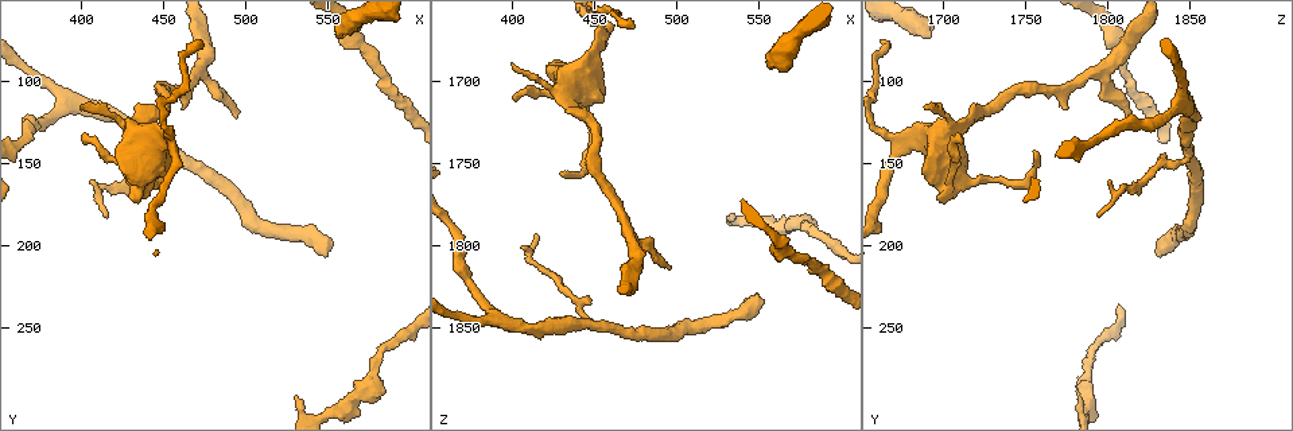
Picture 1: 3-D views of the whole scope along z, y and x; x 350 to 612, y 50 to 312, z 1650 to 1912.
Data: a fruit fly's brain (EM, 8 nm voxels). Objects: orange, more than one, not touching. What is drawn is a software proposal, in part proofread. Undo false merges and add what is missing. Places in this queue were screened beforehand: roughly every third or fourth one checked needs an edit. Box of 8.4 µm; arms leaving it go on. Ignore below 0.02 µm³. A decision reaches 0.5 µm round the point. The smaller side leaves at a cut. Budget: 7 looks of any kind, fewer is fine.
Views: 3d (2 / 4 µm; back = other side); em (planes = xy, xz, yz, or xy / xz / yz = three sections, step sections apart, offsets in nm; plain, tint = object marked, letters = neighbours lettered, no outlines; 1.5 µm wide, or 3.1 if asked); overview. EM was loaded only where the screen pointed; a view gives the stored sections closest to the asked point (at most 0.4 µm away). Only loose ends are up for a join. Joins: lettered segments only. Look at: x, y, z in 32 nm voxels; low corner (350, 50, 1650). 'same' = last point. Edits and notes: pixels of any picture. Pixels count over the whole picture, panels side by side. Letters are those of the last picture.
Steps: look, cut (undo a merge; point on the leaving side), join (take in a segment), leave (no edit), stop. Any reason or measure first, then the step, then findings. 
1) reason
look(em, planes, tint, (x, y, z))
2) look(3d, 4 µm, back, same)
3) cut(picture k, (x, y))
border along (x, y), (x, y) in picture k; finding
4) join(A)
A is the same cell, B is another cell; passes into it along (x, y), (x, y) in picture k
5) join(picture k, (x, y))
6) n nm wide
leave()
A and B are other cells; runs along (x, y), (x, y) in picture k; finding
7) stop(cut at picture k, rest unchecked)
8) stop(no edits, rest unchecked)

an open end
look(em, planes, letters, (556, 74, 1690))

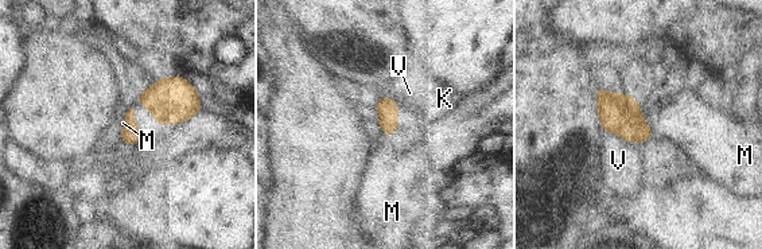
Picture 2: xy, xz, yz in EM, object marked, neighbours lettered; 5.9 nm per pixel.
join(M)
M is the same cell, K and V are other cells; passes into it along (619, 113), (646, 125), (687, 133) in picture 2; it goes on there

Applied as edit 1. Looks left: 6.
look(overview)

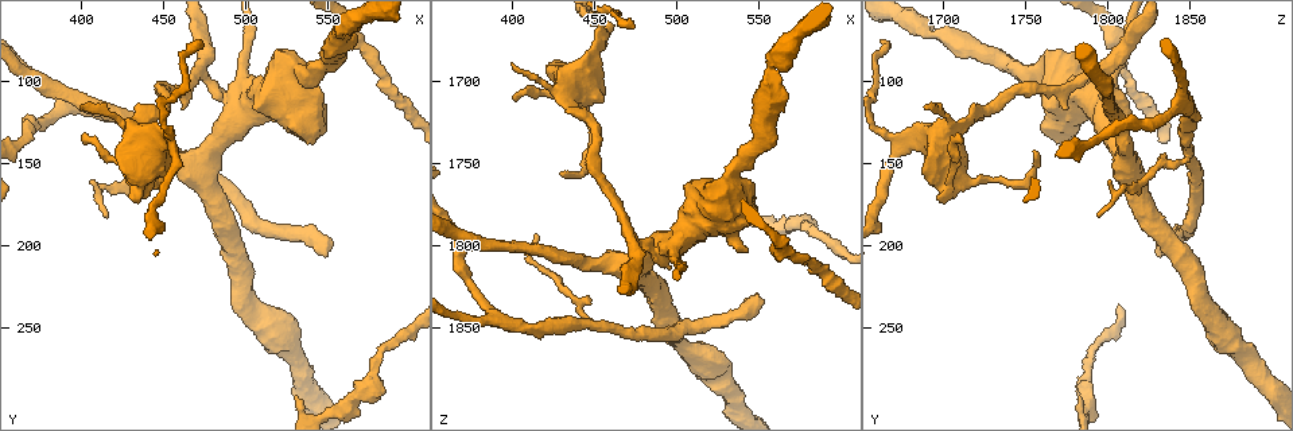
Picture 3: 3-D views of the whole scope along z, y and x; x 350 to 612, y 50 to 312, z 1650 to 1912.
thin end
look(em, planes, letters, (398, 116, 1690))

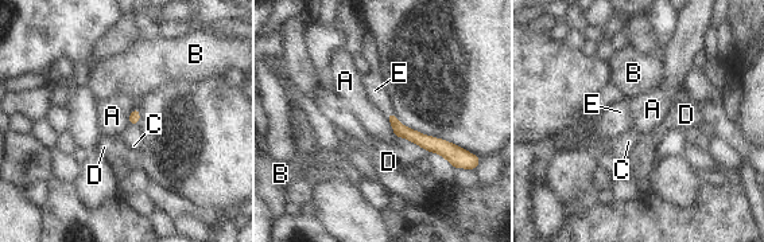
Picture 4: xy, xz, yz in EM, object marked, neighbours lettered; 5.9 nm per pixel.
D touches over 220 nm
join(E)
E is the same cell, A, B, C and D are other cells; passes into it along (399, 129), (392, 113), (373, 86) in picture 4; the cell continues

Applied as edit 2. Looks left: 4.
redraw
look(overview)

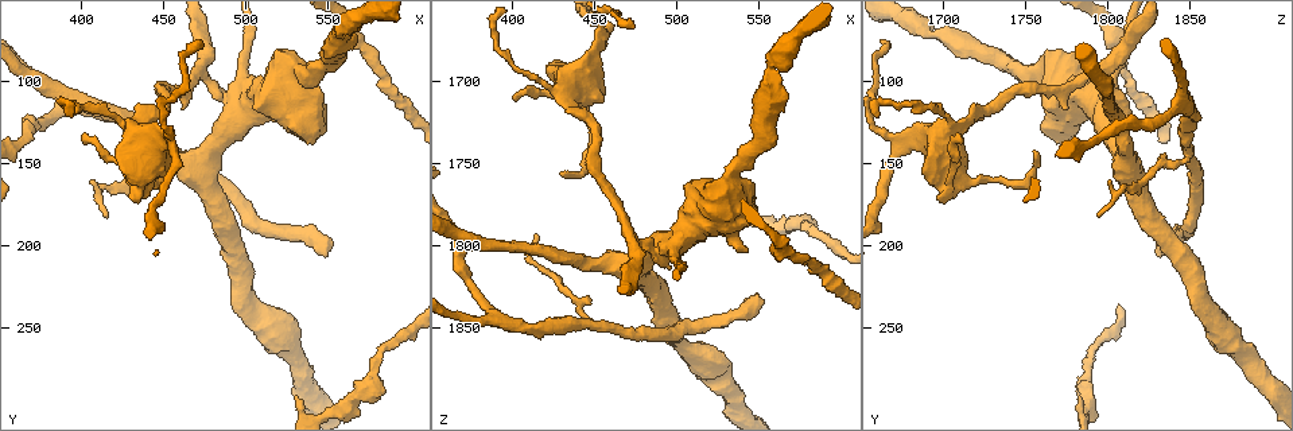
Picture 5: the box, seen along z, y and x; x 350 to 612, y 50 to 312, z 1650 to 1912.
side arm on a straight run
look(em, yz, step 8, tint, (454, 142, 1848))

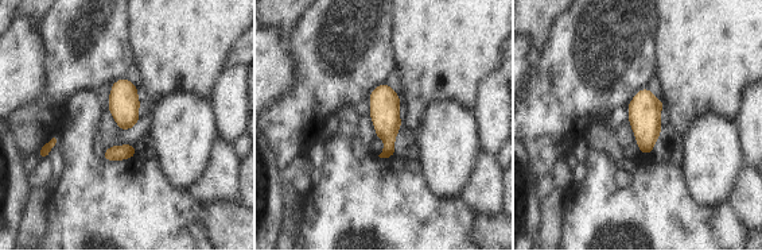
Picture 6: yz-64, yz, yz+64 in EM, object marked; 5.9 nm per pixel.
another direction
look(em, xy, step 8, letters, same)

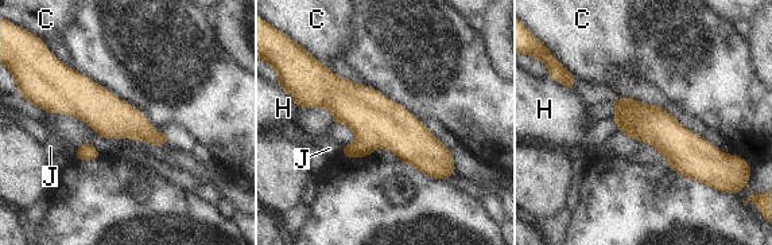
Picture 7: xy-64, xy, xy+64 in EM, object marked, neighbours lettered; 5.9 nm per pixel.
leave()
C, H and J are other cells; runs along (307, 101), (345, 100), (450, 168) in picture 7; one cell here

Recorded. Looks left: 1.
stop(join at picture 2, join at picture 4, rest unchecked)

